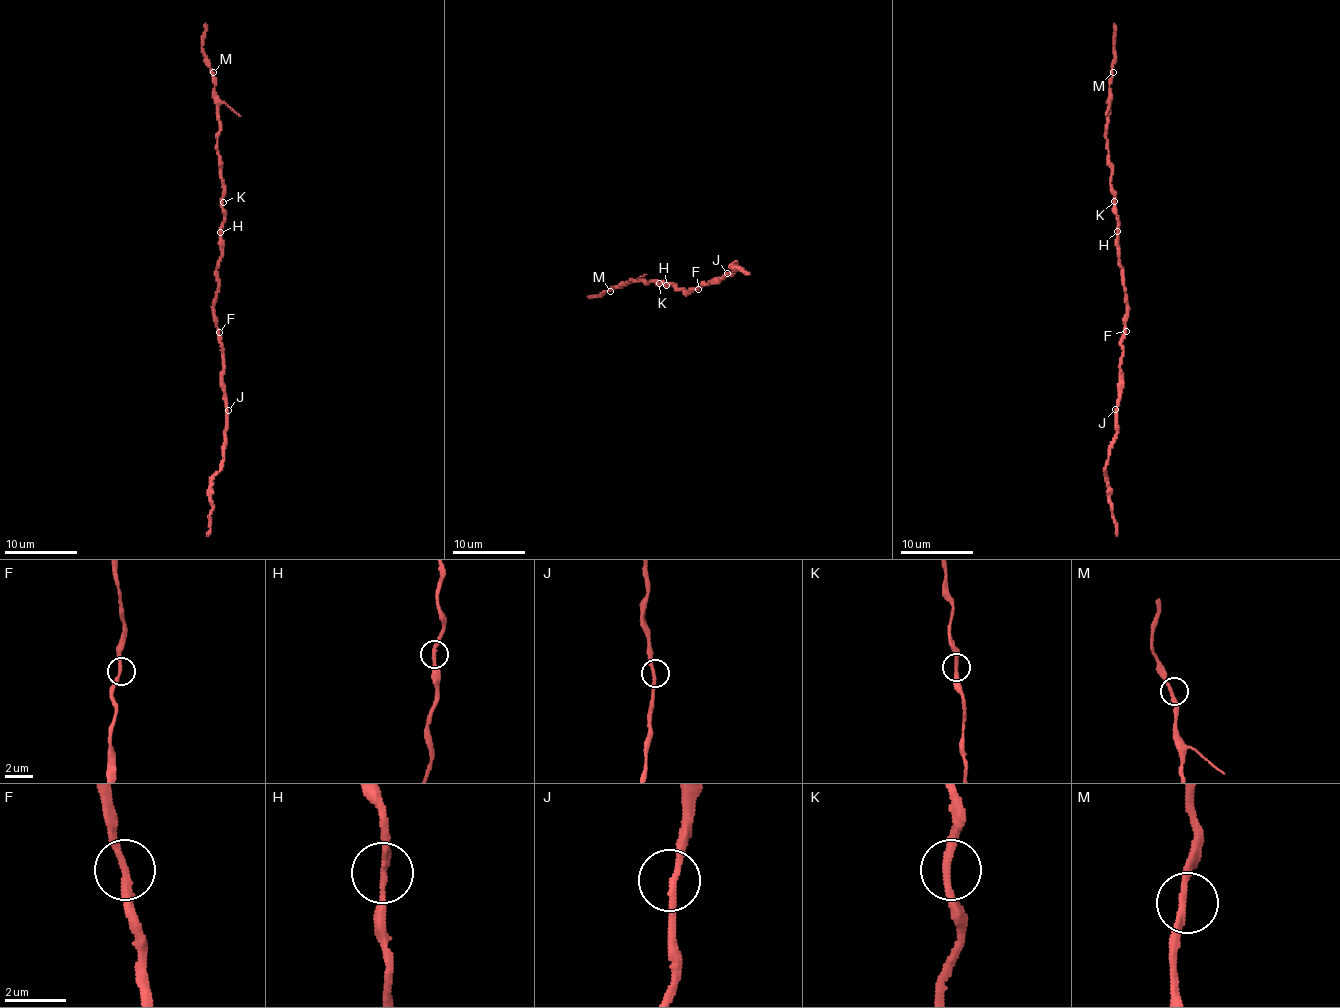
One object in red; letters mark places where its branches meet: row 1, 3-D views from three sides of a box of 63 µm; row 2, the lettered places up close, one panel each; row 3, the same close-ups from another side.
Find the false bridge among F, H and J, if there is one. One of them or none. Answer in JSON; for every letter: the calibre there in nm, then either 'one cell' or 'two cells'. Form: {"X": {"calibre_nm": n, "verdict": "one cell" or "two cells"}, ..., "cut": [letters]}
{"F": {"calibre_nm": 240, "verdict": "one cell"}, "H": {"calibre_nm": 200, "verdict": "one cell"}, "J": {"calibre_nm": 240, "verdict": "one cell"}, "cut": []}

